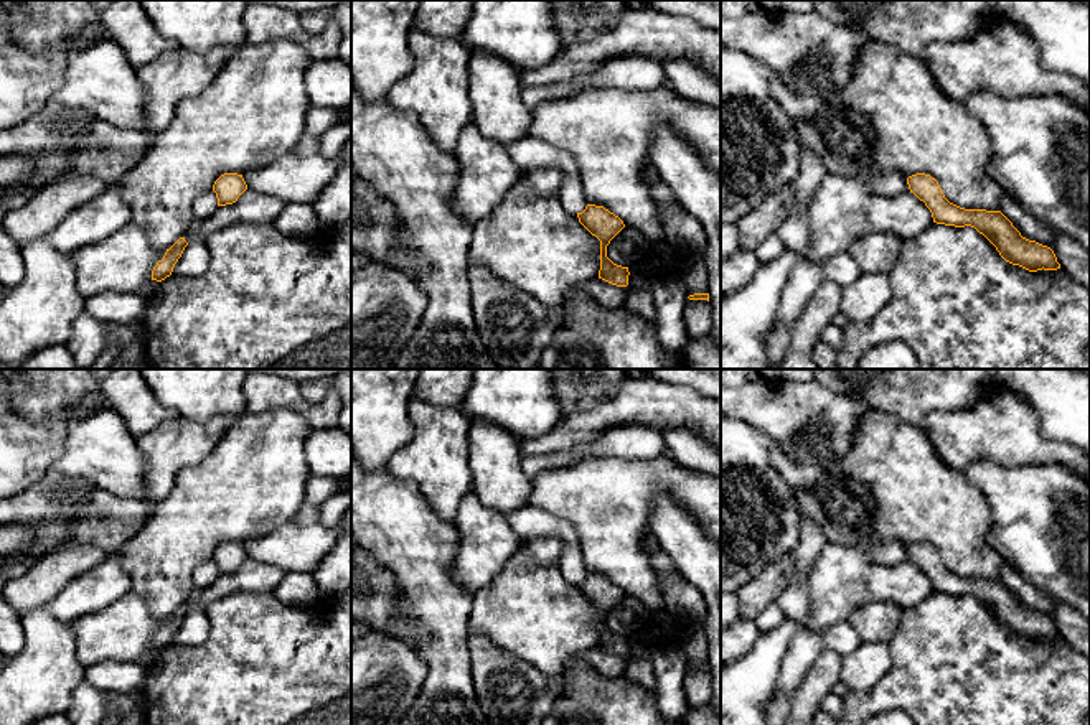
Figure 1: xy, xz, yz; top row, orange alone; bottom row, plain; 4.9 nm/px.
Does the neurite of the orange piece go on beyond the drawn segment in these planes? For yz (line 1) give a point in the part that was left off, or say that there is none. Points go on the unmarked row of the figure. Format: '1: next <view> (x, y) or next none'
1: next none

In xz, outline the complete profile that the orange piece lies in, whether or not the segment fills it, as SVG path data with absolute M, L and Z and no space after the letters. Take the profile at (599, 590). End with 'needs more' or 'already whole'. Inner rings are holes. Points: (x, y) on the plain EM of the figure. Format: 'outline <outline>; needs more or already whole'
outline M587 573L577 582L579 592L600 610L600 639L599 648L617 654L628 654L628 636L613 633L607 626L607 615L625 596L623 590L604 575Z; already whole

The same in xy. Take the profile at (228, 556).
outline M224 542L213 554L213 560L216 562L216 567L218 567L218 575L236 572L237 567L246 559L247 559L247 554L242 544L237 544L237 542Z; already whole

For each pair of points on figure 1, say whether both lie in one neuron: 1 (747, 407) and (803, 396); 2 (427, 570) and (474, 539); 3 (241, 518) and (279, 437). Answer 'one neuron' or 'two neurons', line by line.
1: one neuron
2: two neurons
3: one neuron

